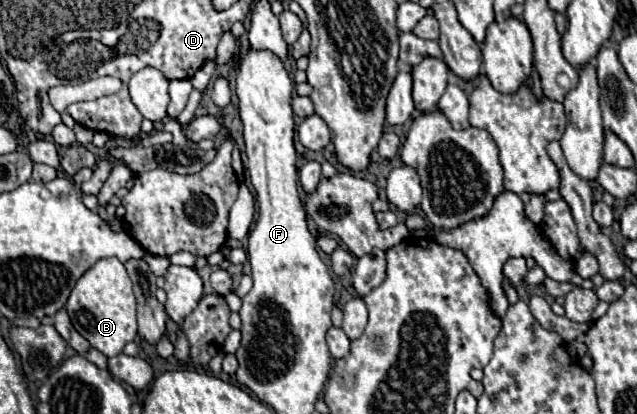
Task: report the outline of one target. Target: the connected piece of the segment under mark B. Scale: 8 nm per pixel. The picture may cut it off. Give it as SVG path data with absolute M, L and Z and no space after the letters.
M99 259L91 269L87 269L81 279L75 283L69 299L67 313L73 327L99 349L103 355L119 355L125 343L137 337L137 319L135 319L135 295L131 289L131 279L127 277L125 265L115 259Z

